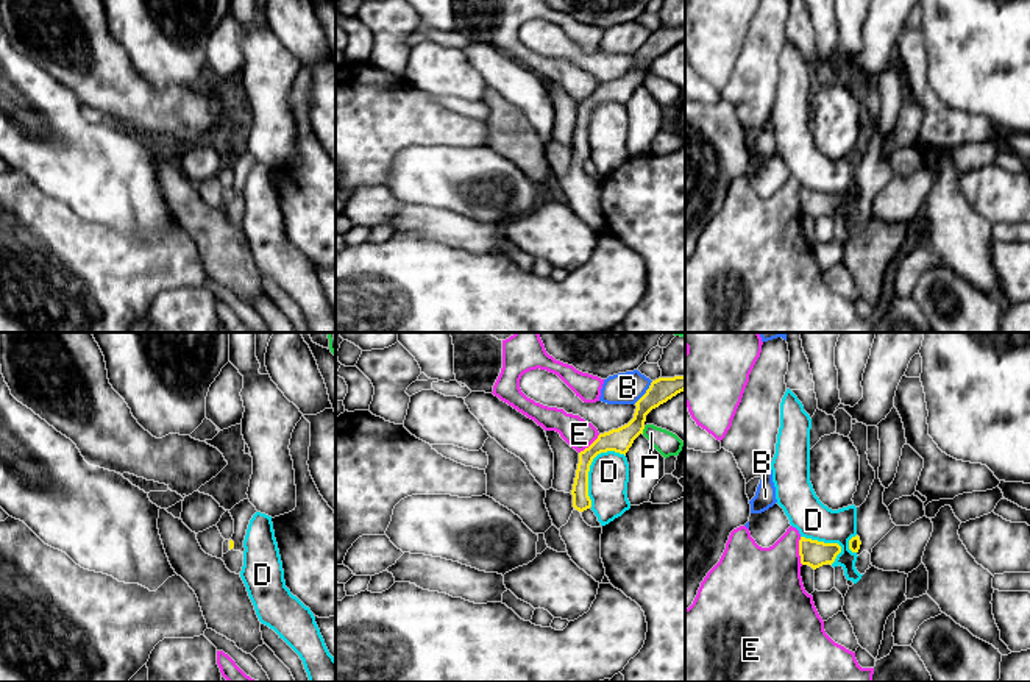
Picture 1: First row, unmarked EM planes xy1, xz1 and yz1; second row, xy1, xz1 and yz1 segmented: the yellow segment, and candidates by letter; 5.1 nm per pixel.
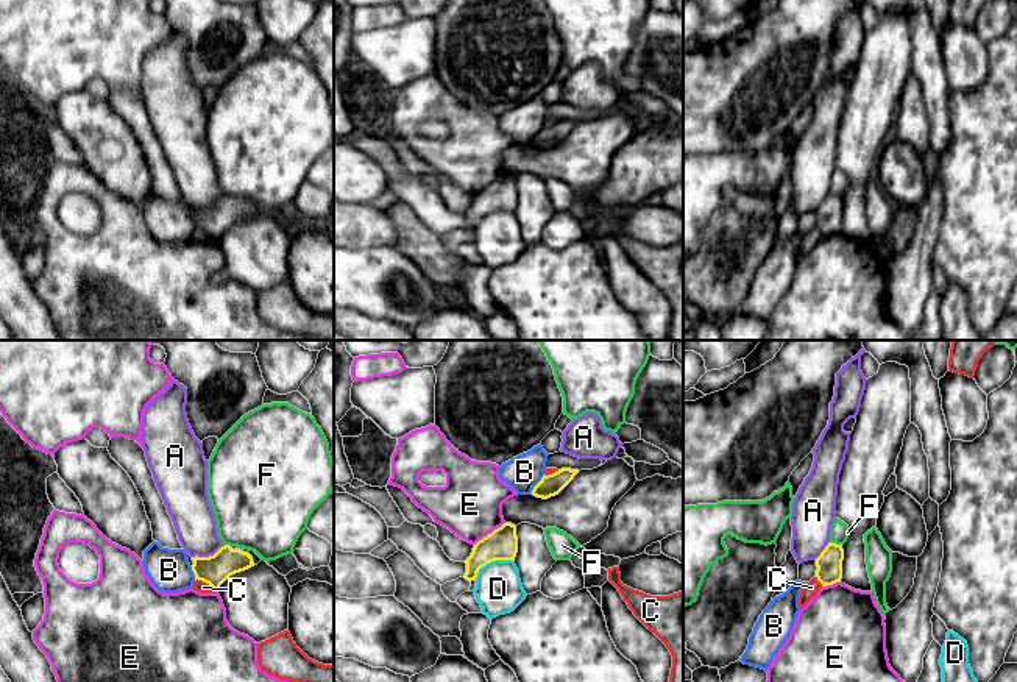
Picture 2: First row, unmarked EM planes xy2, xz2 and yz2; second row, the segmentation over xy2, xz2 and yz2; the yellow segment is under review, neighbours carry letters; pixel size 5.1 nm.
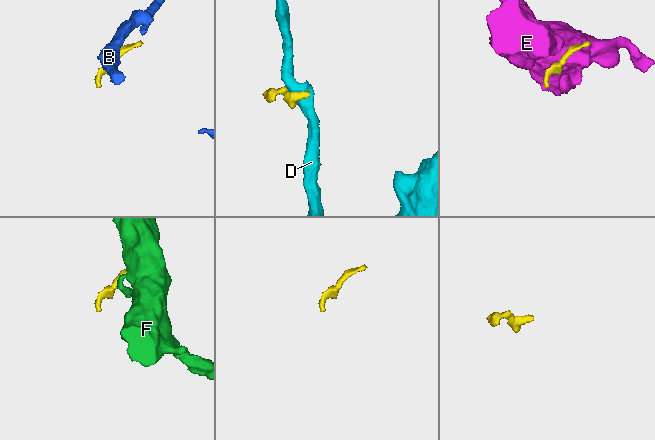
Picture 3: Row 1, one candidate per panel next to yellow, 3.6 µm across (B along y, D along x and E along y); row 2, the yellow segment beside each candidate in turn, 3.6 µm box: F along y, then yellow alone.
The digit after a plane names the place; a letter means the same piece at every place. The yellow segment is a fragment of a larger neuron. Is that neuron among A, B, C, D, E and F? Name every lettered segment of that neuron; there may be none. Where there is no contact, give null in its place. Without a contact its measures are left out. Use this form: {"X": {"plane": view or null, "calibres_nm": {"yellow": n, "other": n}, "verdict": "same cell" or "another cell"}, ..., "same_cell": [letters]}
{"A": {"plane": "xy2", "calibres_nm": {"yellow": 160, "other": 220}, "verdict": "another cell"}, "B": {"plane": "xz1", "calibres_nm": {"yellow": 120, "other": 160}, "verdict": "another cell"}, "C": {"plane": "xy2", "calibres_nm": {"yellow": 160, "other": 60}, "verdict": "another cell"}, "D": {"plane": "xz1", "calibres_nm": {"yellow": 120, "other": 200}, "verdict": "another cell"}, "E": {"plane": "xz2", "calibres_nm": {"yellow": 160, "other": 320}, "verdict": "another cell"}, "F": {"plane": "yz2", "calibres_nm": {"yellow": 130, "other": 100}, "verdict": "another cell"}, "same_cell": []}

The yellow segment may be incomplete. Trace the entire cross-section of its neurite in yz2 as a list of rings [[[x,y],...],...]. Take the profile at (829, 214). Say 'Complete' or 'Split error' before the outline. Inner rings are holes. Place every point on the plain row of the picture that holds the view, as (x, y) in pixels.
Complete. [[[828,194],[820,206],[816,209],[816,228],[822,237],[833,236],[842,229],[842,195]]]

